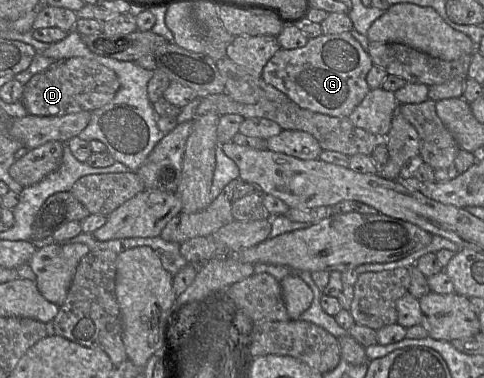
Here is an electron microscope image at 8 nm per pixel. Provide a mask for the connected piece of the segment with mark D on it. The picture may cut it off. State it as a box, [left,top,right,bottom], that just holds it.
[23,57,120,117]

